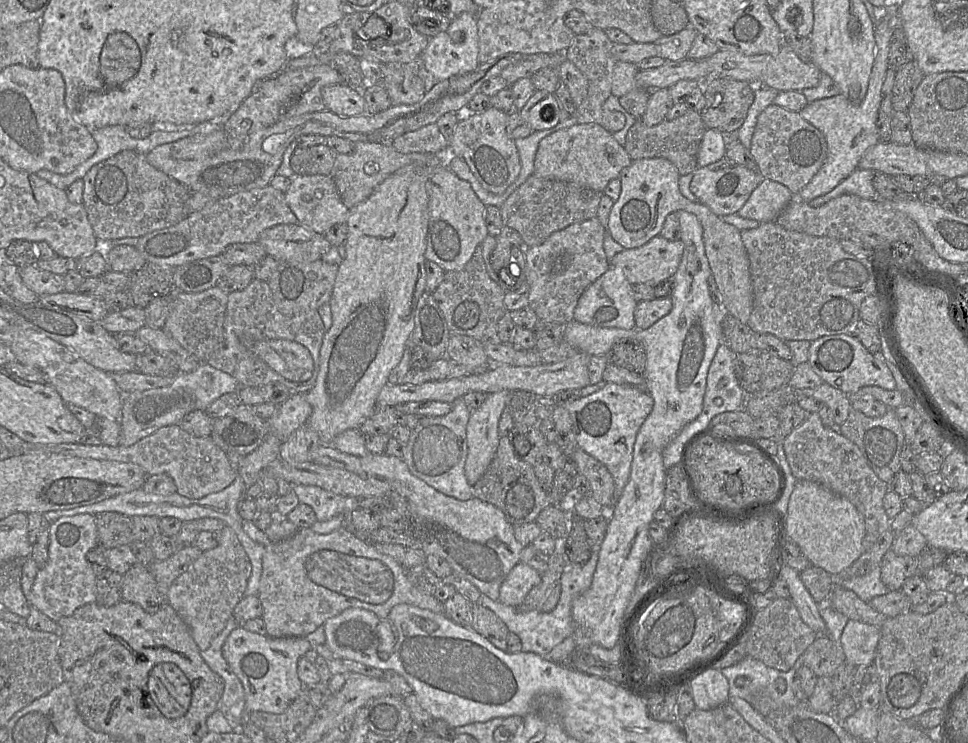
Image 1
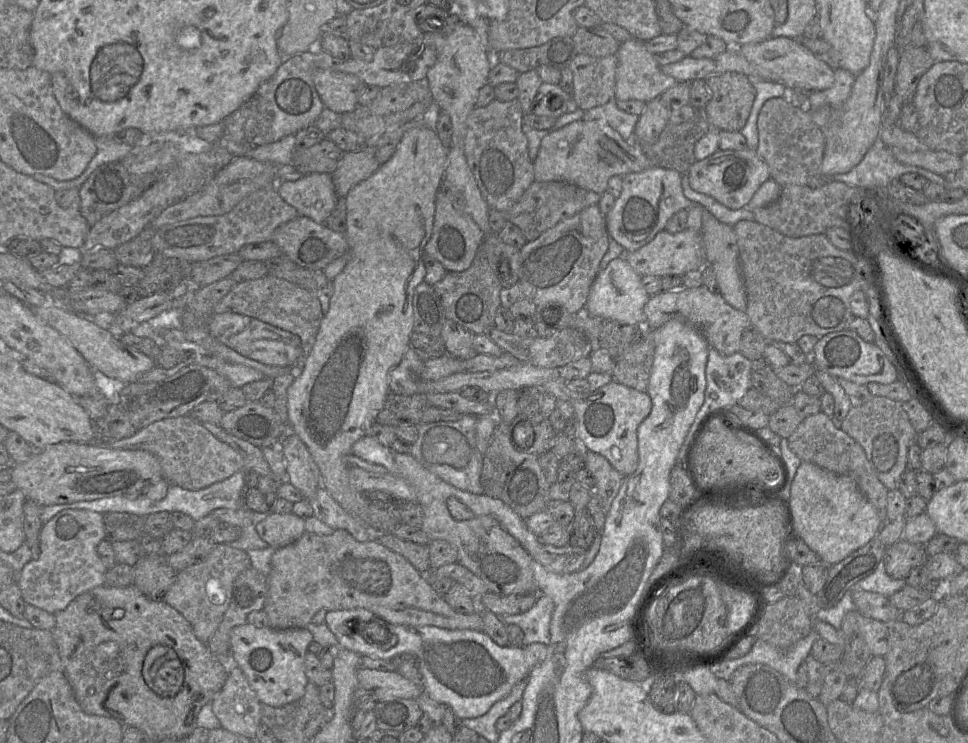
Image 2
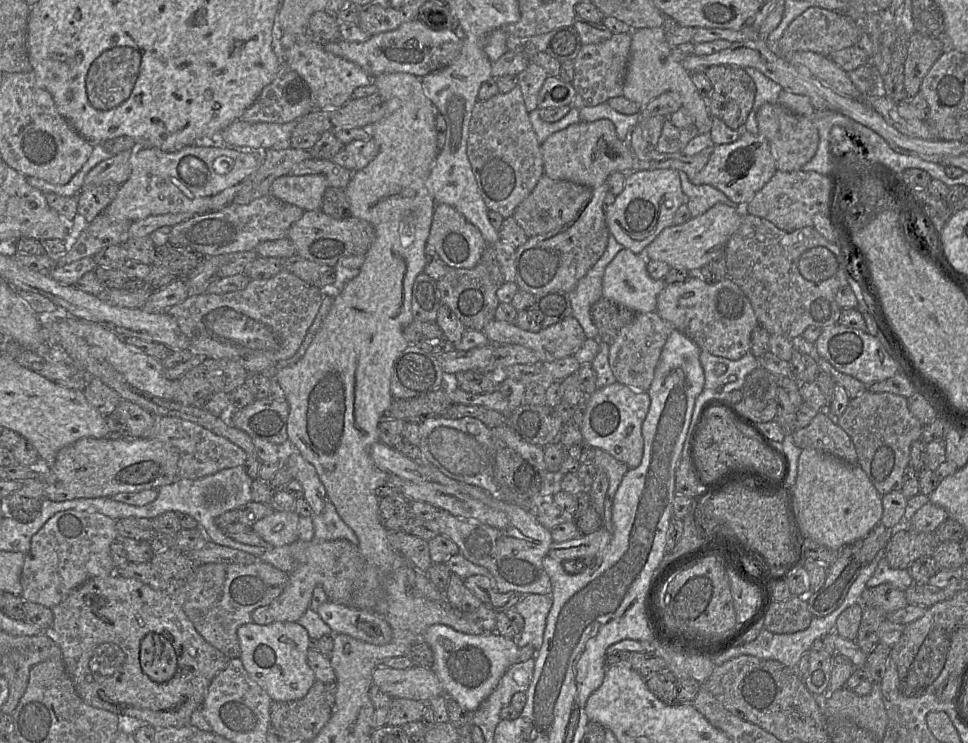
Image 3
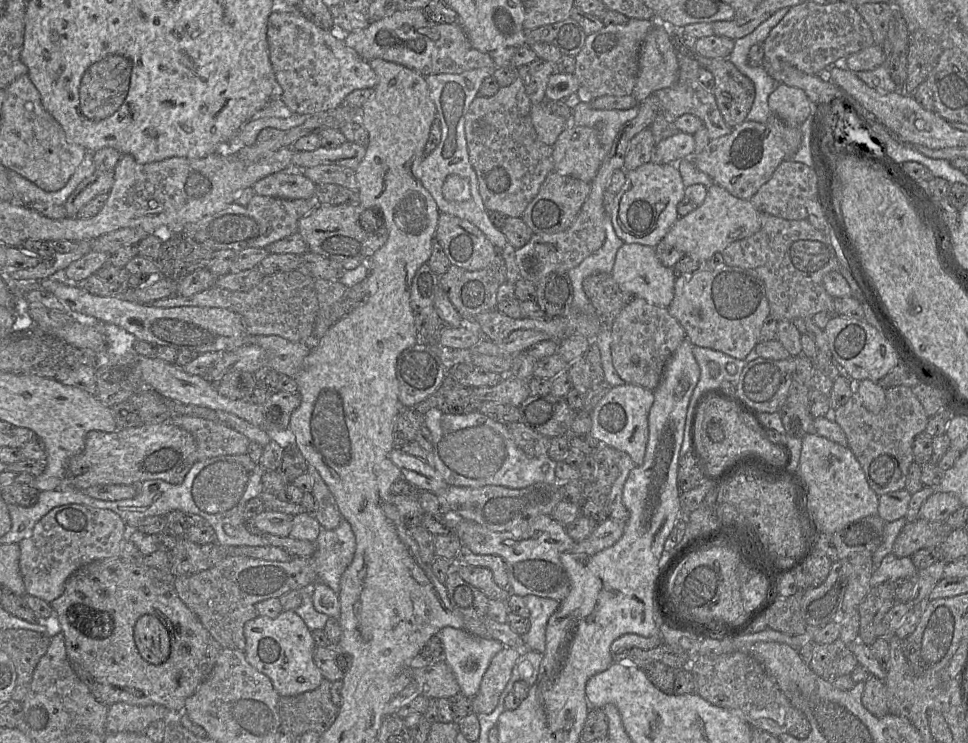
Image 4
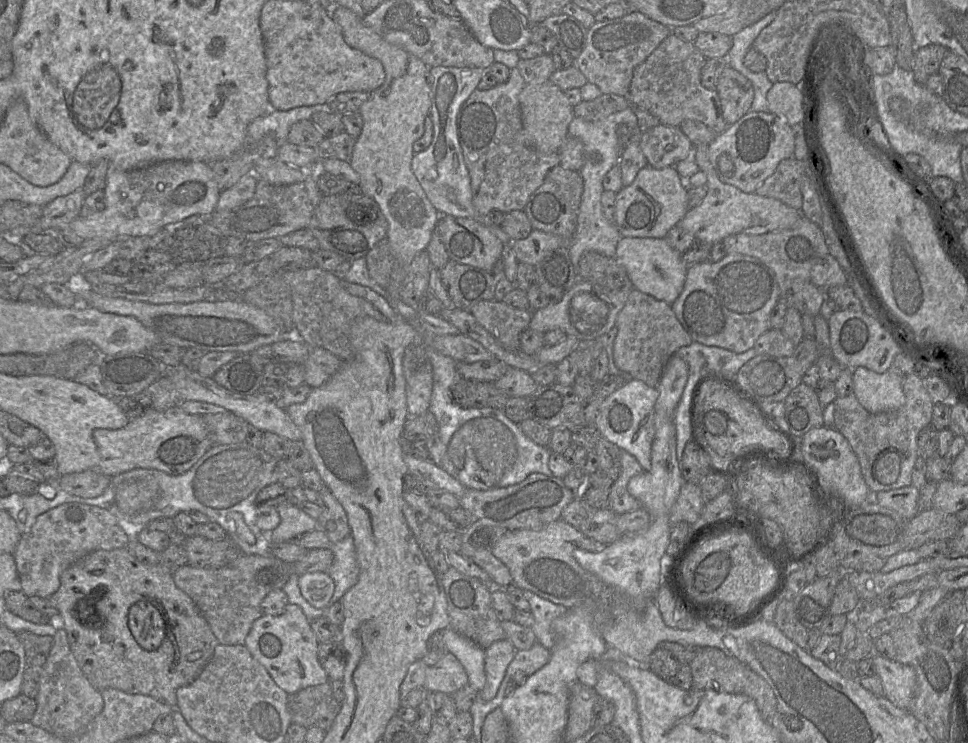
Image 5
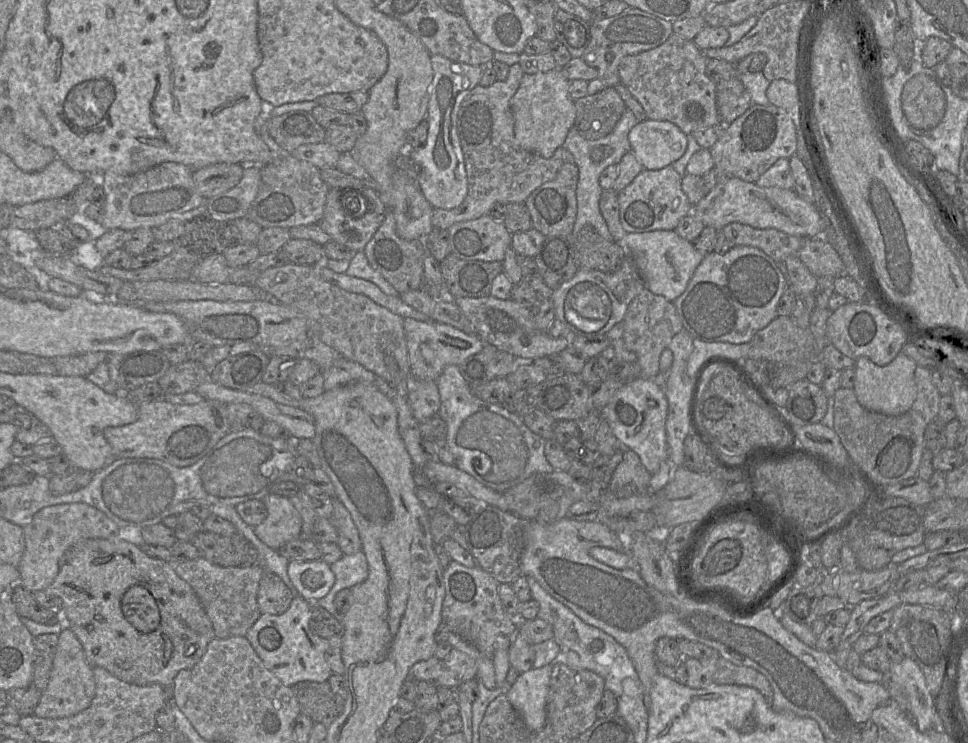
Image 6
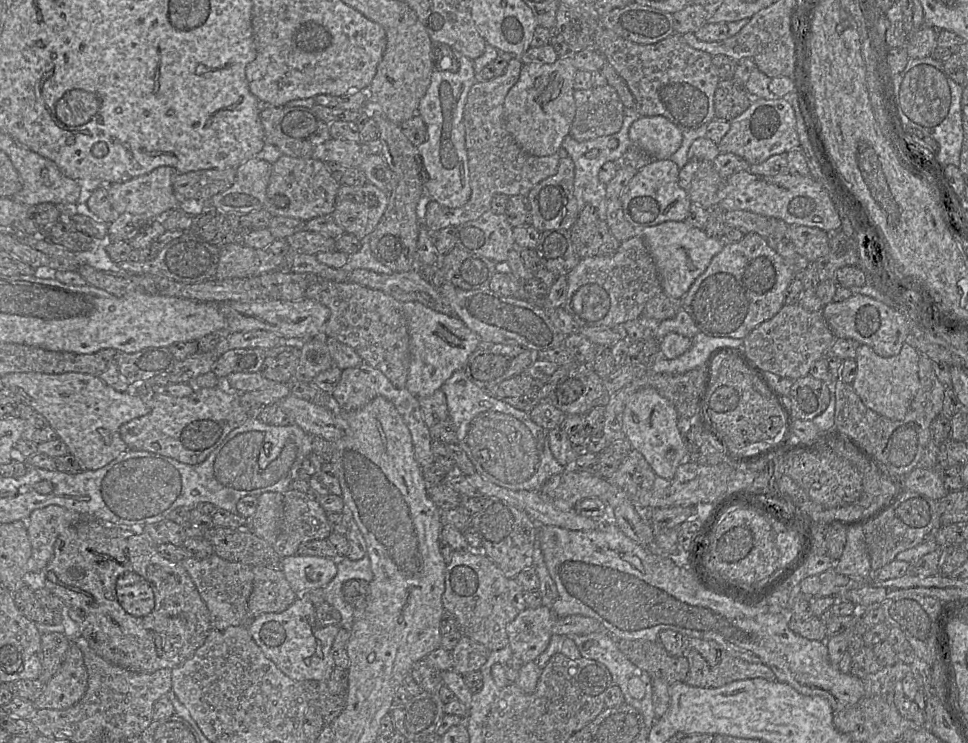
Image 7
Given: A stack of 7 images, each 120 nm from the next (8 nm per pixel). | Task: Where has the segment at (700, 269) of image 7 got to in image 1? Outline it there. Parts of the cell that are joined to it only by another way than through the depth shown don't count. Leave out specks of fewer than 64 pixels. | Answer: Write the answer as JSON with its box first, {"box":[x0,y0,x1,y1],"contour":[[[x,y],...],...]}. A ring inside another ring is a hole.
{"box":[573,266,638,330],"contour":[[[610,266],[581,294],[574,309],[573,319],[595,327],[625,330],[635,328],[634,310],[638,302],[634,297],[632,286],[619,269]]]}

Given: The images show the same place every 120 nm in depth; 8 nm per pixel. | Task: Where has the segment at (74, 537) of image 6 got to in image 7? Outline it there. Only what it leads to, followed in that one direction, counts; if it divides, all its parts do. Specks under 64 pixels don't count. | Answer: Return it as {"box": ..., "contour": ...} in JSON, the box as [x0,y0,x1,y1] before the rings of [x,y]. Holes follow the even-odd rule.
{"box":[26,505,90,572],"contour":[[[57,505],[34,510],[26,520],[32,553],[27,563],[28,572],[43,572],[54,553],[58,536],[68,527],[90,518]]]}

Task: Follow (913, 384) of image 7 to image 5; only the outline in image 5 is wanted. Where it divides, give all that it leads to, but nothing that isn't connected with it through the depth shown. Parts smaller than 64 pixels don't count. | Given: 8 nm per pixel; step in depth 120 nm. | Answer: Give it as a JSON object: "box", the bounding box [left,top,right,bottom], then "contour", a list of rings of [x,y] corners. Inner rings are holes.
{"box":[852,366,905,414],"contour":[[[860,366],[852,369],[852,377],[854,395],[871,414],[895,411],[905,403],[904,376],[894,369],[879,374]]]}

